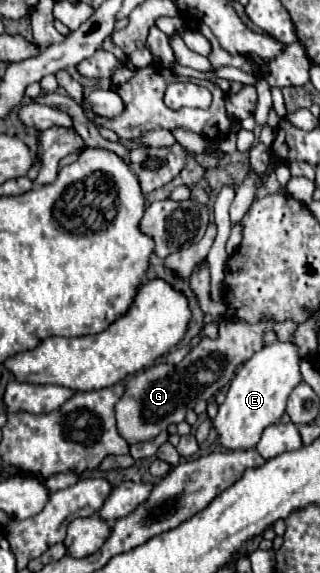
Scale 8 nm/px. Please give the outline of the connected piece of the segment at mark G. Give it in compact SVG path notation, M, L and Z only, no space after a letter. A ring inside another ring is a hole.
M238 318L222 320L218 338L202 336L202 340L184 356L178 366L156 364L130 378L130 382L126 384L126 394L116 404L118 432L128 440L128 444L156 438L170 424L182 422L186 418L186 412L194 408L196 402L210 400L220 388L224 388L234 378L238 366L248 362L258 350L266 346L266 332L274 332L280 342L296 344L296 328L298 324L294 320L276 322L272 318L262 318L256 324Z

